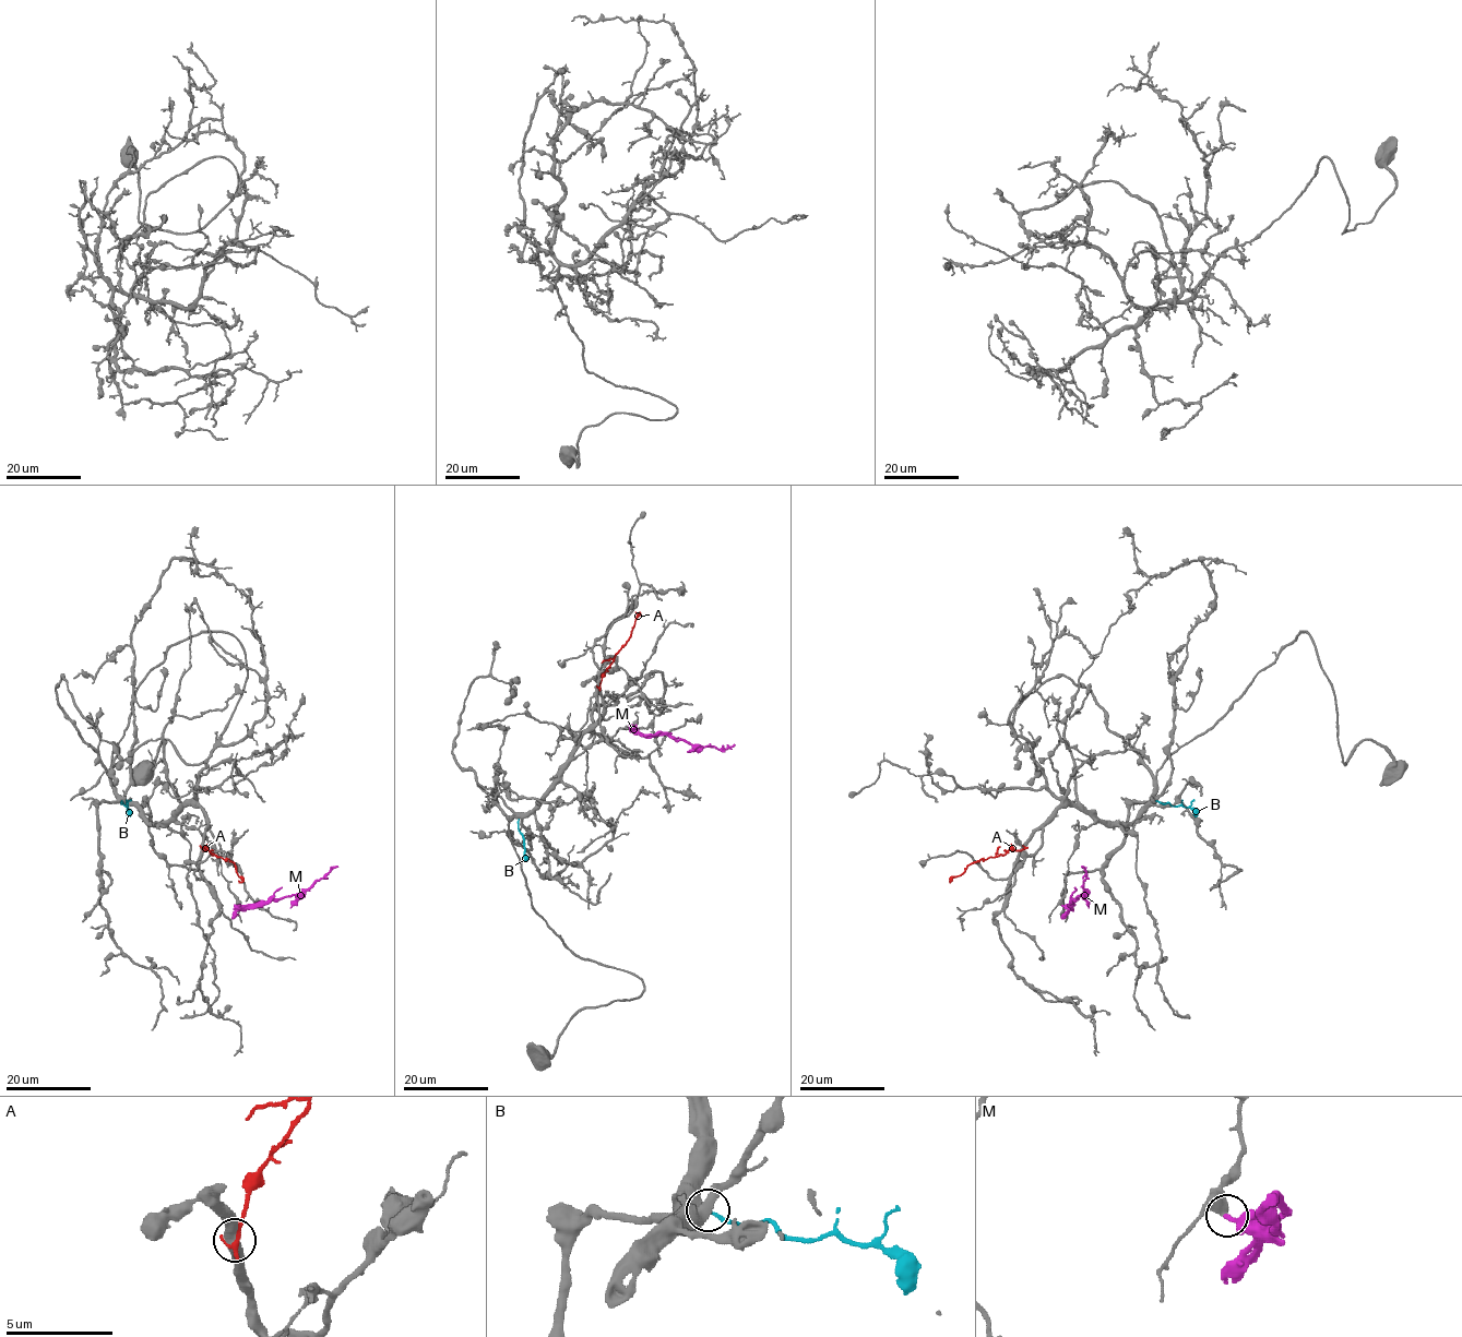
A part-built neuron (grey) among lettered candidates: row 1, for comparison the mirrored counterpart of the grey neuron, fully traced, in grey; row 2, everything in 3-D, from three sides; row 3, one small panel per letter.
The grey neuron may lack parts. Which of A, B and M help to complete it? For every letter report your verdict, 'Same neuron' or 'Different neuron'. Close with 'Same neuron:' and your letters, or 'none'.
A: Different neuron
B: Same neuron
M: Different neuron
Same neuron: B

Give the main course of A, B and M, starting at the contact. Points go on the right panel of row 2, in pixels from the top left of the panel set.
A: (1024, 849), (977, 860), (949, 881)
B: (1156, 800), (1173, 807), (1190, 807), (1197, 816)
M: (1061, 905), (1071, 908), (1071, 902), (1083, 895), (1086, 871), (1081, 867)

